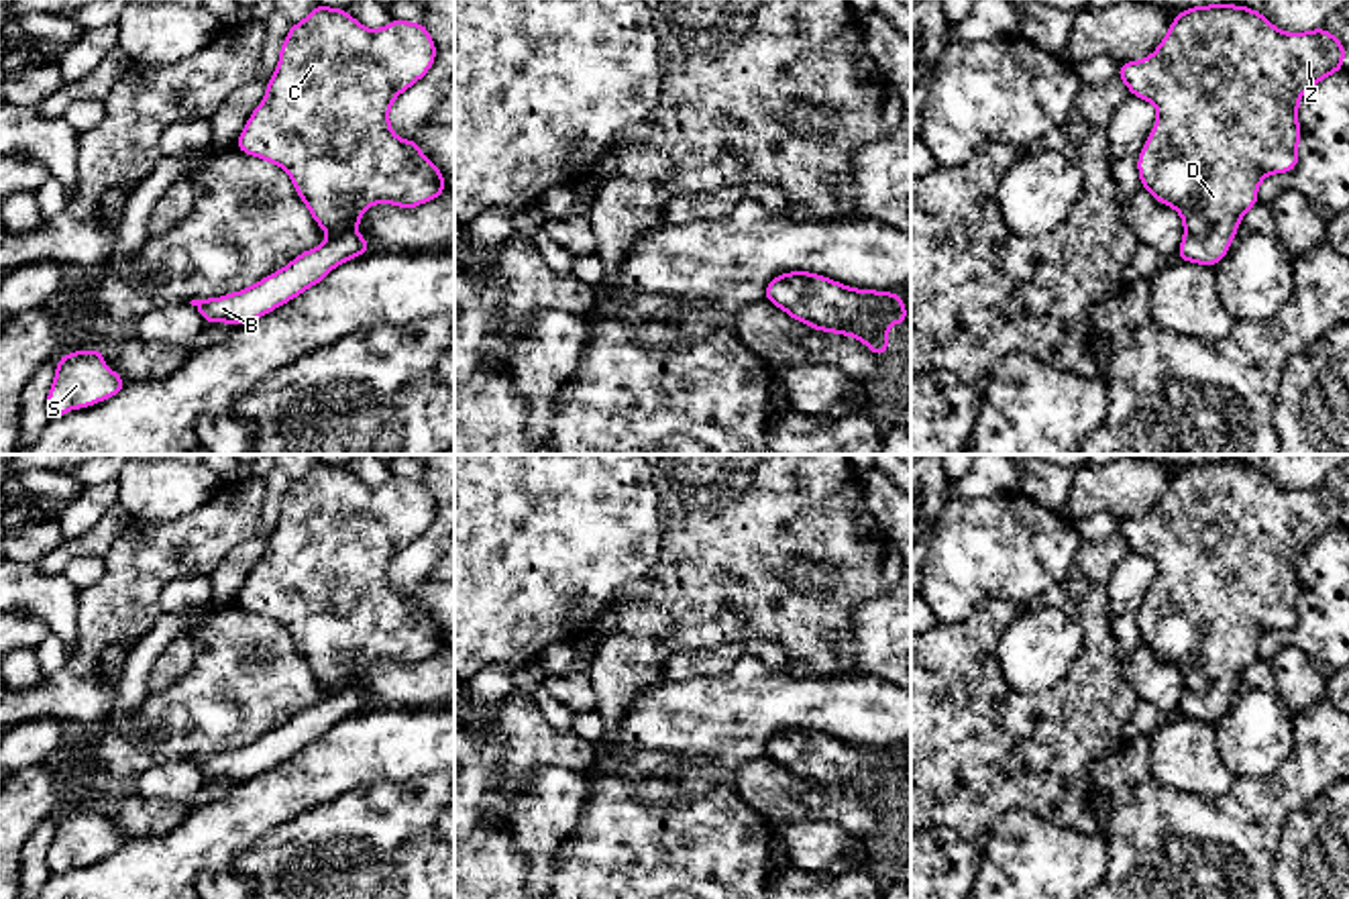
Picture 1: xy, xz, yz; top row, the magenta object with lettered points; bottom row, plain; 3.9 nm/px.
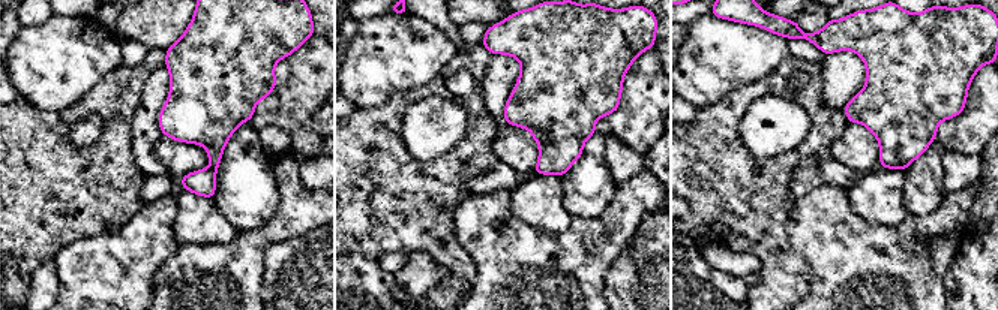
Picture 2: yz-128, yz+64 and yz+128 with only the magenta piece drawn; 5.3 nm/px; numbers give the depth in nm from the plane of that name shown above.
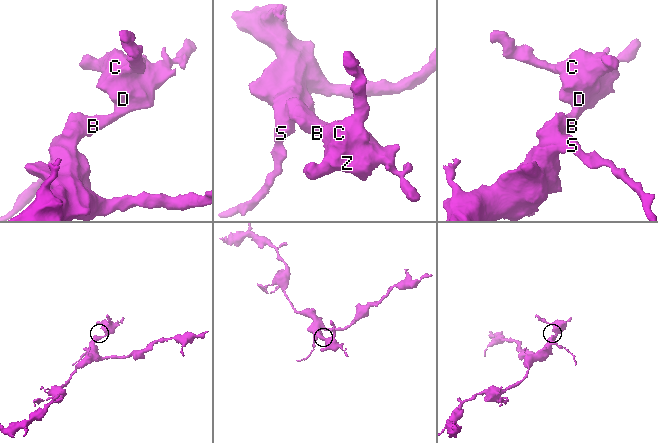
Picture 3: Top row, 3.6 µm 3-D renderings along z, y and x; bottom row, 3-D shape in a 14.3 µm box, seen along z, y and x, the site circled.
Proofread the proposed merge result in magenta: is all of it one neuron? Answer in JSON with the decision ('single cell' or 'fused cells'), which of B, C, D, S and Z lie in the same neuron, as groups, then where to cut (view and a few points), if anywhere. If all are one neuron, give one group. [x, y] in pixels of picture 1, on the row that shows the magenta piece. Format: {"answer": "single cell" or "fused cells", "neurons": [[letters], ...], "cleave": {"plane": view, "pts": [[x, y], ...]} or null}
{"answer": "single cell", "neurons": [["B", "C", "D", "S", "Z"]], "cleave": null}

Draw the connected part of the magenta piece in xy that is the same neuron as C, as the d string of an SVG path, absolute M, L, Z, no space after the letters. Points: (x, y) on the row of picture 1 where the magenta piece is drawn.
M318 4L293 24L281 45L265 100L242 128L236 149L283 167L320 228L332 239L300 253L289 265L255 285L212 300L192 300L204 322L253 322L322 281L336 265L369 251L355 228L363 212L379 202L416 208L442 194L446 181L416 141L403 141L389 126L391 102L428 73L436 47L422 22L391 20L371 31L346 8Z

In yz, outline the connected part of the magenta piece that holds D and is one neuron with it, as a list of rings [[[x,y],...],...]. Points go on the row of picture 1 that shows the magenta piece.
[[[1223,2],[1186,8],[1147,59],[1119,65],[1117,75],[1129,92],[1157,108],[1157,122],[1139,153],[1137,169],[1141,186],[1184,220],[1178,259],[1215,267],[1225,257],[1243,214],[1257,204],[1263,177],[1298,165],[1298,102],[1308,88],[1343,69],[1343,57],[1343,43],[1325,29],[1282,33],[1261,12]]]

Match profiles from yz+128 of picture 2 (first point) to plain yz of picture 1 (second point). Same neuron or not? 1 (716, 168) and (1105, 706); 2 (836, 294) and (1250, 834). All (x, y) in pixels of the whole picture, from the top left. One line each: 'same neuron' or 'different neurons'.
1: same neuron
2: same neuron

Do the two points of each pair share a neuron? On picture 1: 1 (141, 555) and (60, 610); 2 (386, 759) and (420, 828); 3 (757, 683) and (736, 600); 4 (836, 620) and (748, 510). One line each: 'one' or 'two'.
1: two
2: two
3: two
4: one

